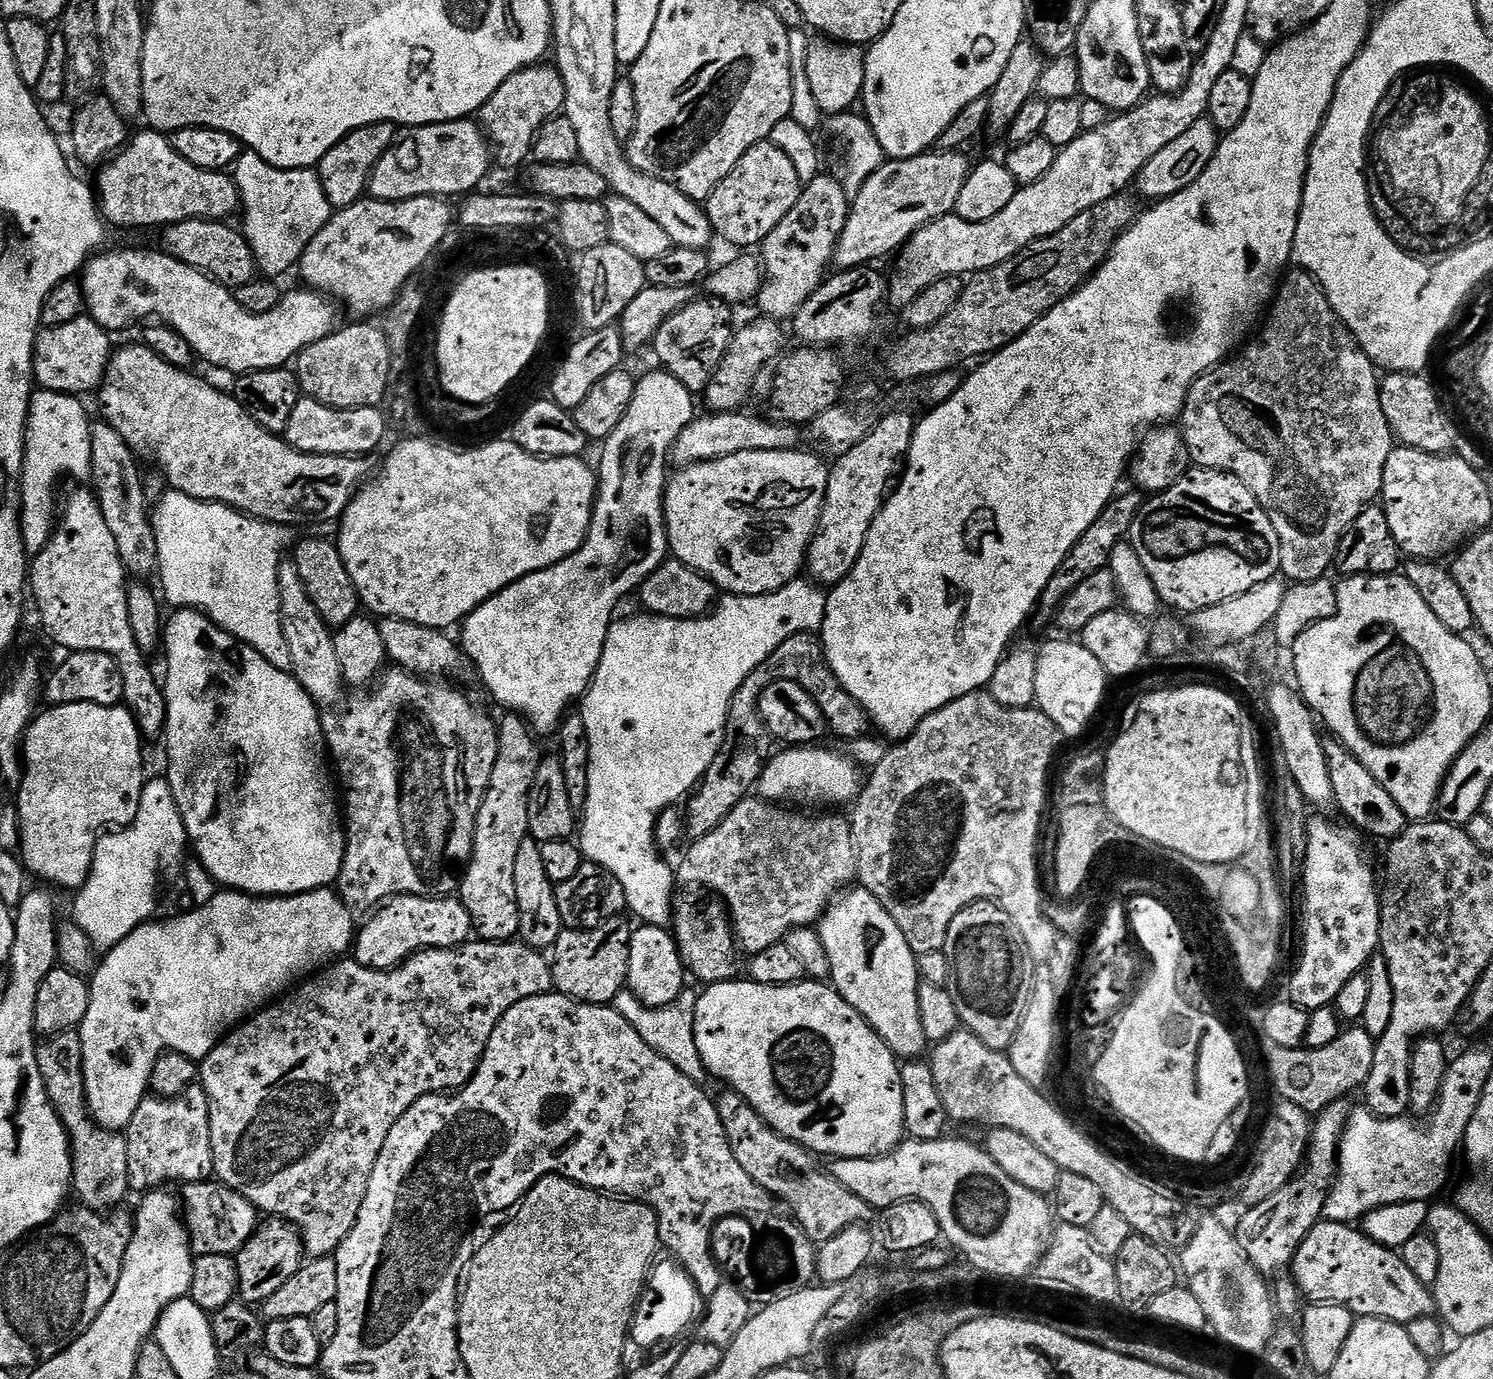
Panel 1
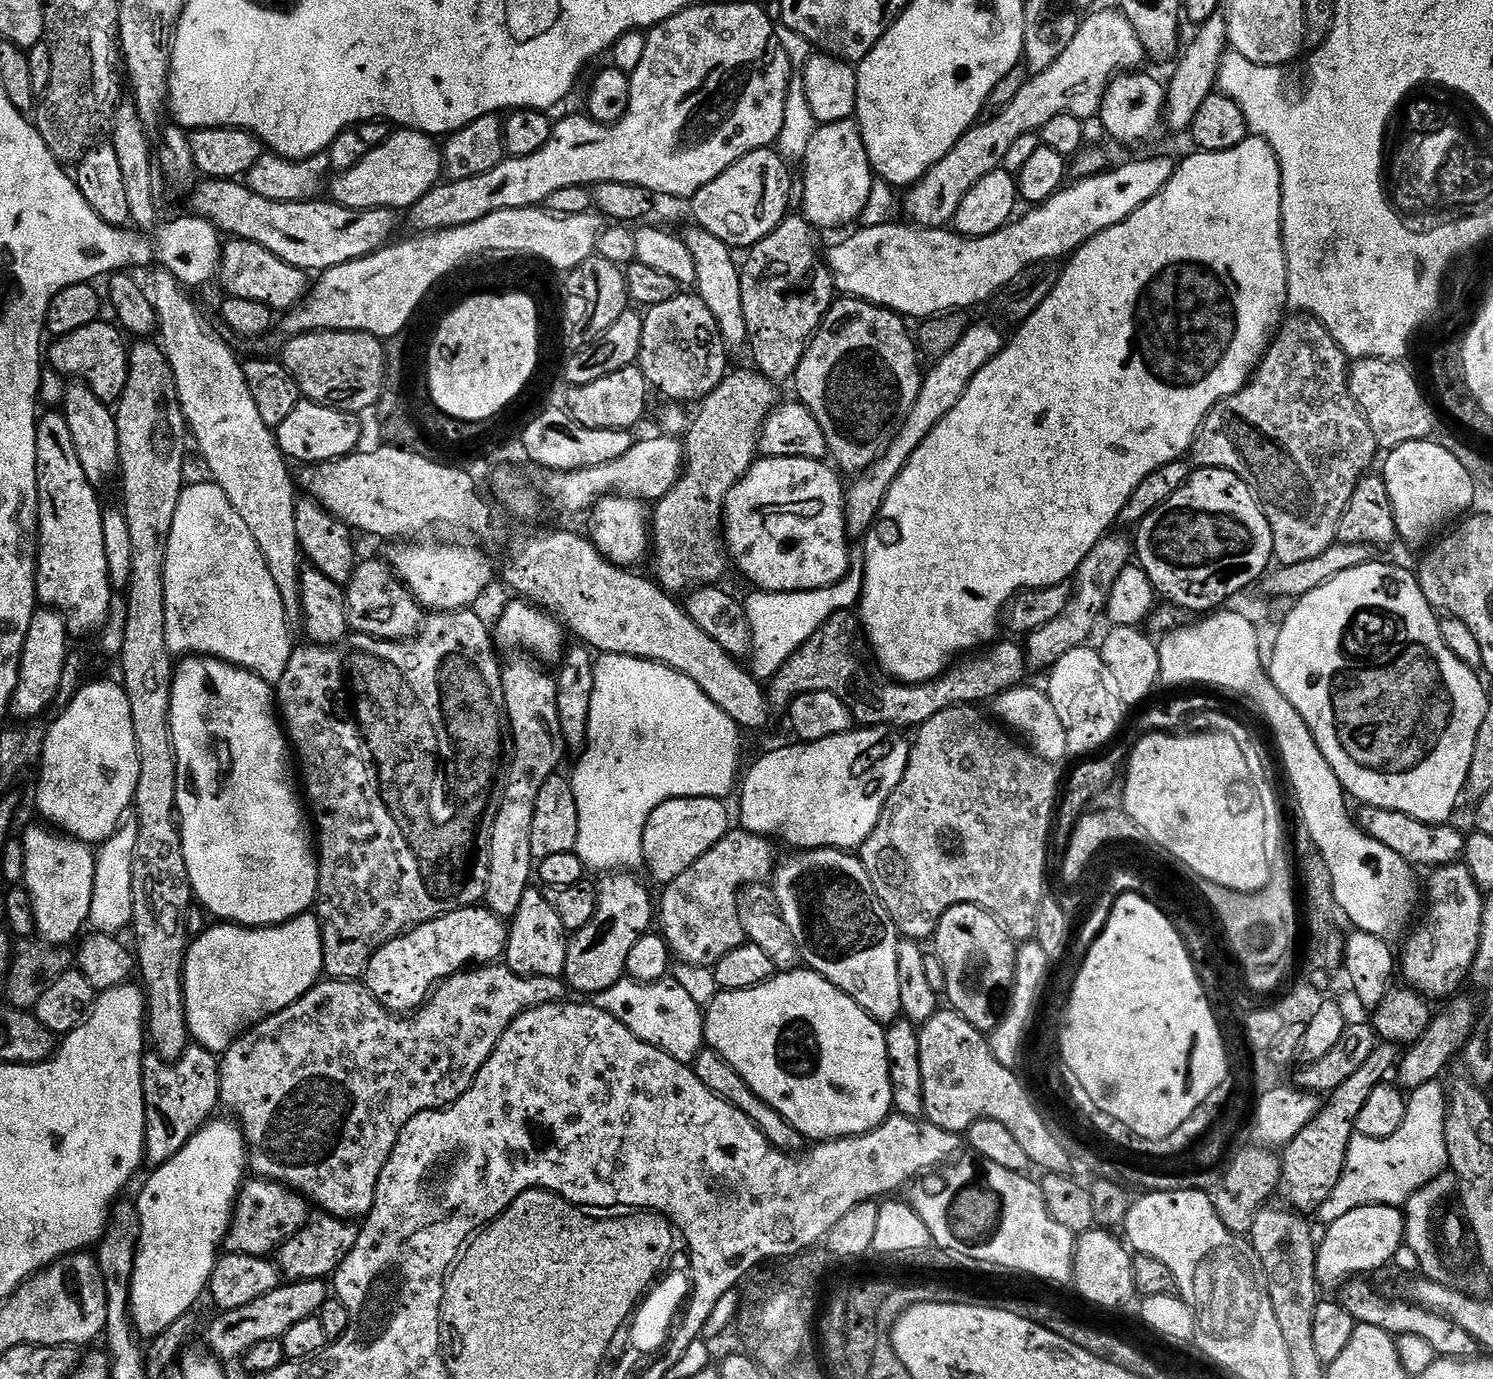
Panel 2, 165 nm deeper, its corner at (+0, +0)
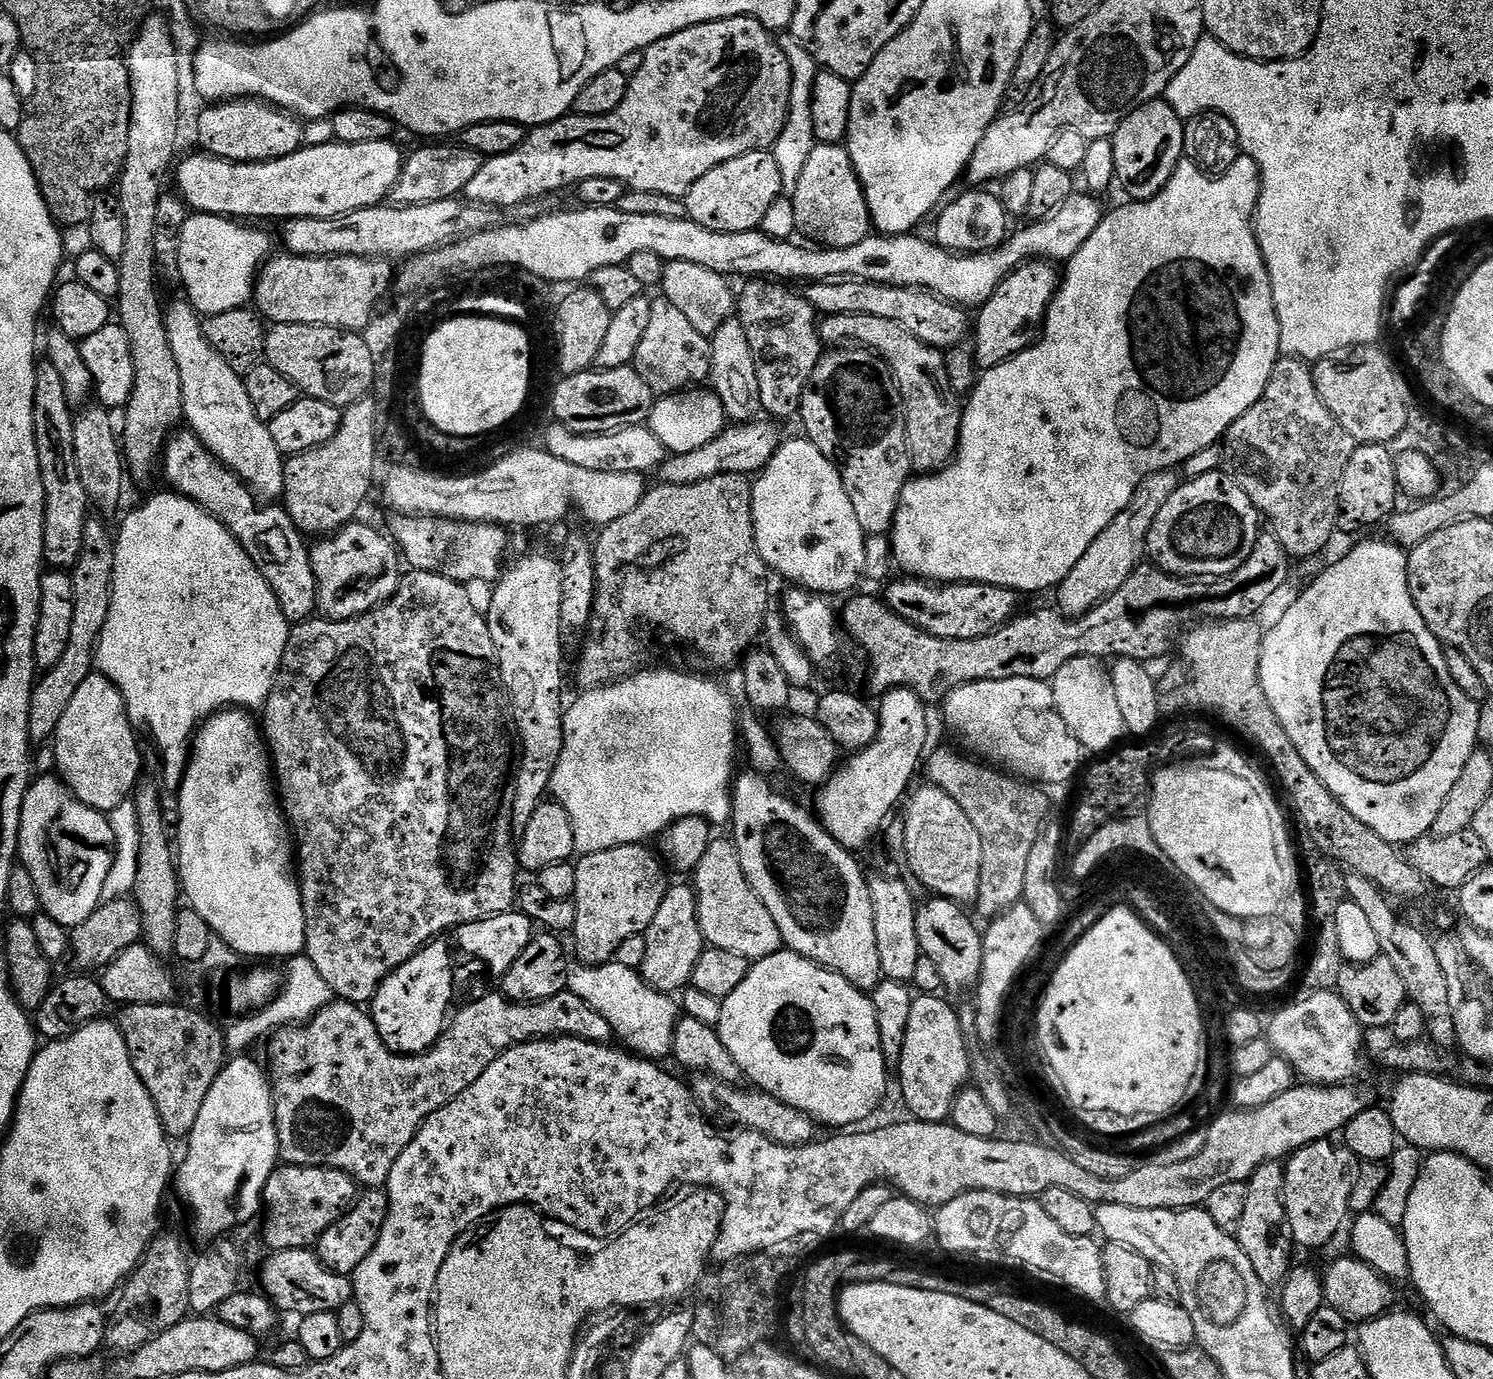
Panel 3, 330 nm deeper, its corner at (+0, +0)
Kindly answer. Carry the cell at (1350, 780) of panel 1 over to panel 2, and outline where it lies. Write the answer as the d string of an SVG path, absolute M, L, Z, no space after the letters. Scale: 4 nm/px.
M1361 807L1358 812L1360 829L1367 836L1374 838L1374 842L1382 842L1394 854L1406 858L1406 862L1417 870L1431 870L1441 868L1447 864L1455 864L1464 855L1465 833L1455 828L1455 823L1427 824L1418 822L1418 818L1410 818L1401 812L1391 812L1381 808Z

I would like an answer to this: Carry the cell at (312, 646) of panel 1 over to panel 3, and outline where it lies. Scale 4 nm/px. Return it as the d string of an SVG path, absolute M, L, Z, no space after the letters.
M180 298L177 304L168 304L164 321L166 334L170 338L170 350L174 350L174 359L178 362L178 374L182 374L182 402L184 403L184 420L187 427L219 460L229 468L239 480L244 481L257 497L264 502L276 502L284 494L284 453L274 446L274 438L270 438L267 423L254 414L254 406L250 403L250 394L246 394L244 377L237 369L226 362L204 333L202 317L187 299Z

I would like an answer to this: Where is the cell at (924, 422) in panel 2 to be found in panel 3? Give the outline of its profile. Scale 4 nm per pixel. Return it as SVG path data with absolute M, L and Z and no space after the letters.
M1029 260L1014 269L996 287L992 297L980 305L974 316L974 343L976 363L981 369L987 370L1012 359L1016 353L1031 348L1041 335L1041 321L1048 315L1048 307L1051 306L1062 279L1056 268L1055 263L1047 260Z

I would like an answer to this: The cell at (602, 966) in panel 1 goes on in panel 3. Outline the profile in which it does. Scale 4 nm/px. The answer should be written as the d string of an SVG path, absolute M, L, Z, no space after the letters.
M627 844L614 846L610 850L598 850L598 854L581 855L575 865L578 874L578 879L574 882L576 921L571 931L571 935L576 936L575 959L581 964L607 964L615 957L618 946L626 942L626 938L644 935L650 922L654 922L654 914L658 914L658 906L662 906L662 898L666 898L670 887L670 879L664 873L666 864L648 846Z

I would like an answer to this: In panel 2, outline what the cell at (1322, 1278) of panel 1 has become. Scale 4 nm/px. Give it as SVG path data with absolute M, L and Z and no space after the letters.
M1362 1278L1351 1279L1341 1289L1343 1292L1340 1303L1357 1323L1376 1325L1398 1338L1402 1336L1426 1338L1426 1342L1430 1342L1430 1346L1436 1351L1437 1357L1446 1360L1467 1360L1477 1355L1476 1340L1470 1338L1470 1334L1466 1334L1462 1326L1450 1322L1436 1312L1429 1312L1427 1308L1420 1308L1407 1299L1388 1300L1364 1281L1366 1280Z

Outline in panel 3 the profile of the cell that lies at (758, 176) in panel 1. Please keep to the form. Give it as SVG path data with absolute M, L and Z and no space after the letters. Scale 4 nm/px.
M765 150L742 154L714 166L710 174L702 174L702 178L690 186L682 199L687 219L698 222L698 226L706 226L706 230L755 232L783 192L782 170L778 170L778 162L771 151Z

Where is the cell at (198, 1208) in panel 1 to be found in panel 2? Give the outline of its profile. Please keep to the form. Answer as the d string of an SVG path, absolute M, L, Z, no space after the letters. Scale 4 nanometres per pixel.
M263 1178L245 1179L236 1208L232 1211L232 1221L222 1245L225 1253L246 1254L247 1256L271 1257L273 1253L304 1228L310 1219L310 1202L301 1192L295 1192L276 1180Z

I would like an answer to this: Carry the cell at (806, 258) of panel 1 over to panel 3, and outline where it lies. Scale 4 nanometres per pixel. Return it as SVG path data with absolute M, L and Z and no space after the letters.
M752 278L745 284L748 285L738 292L738 319L746 330L746 338L754 354L754 370L758 370L760 407L777 421L788 420L791 416L793 419L800 411L800 399L805 386L808 385L810 374L814 374L814 366L818 366L822 355L822 341L818 335L818 313L799 291L791 292L787 283L773 282L768 278Z

